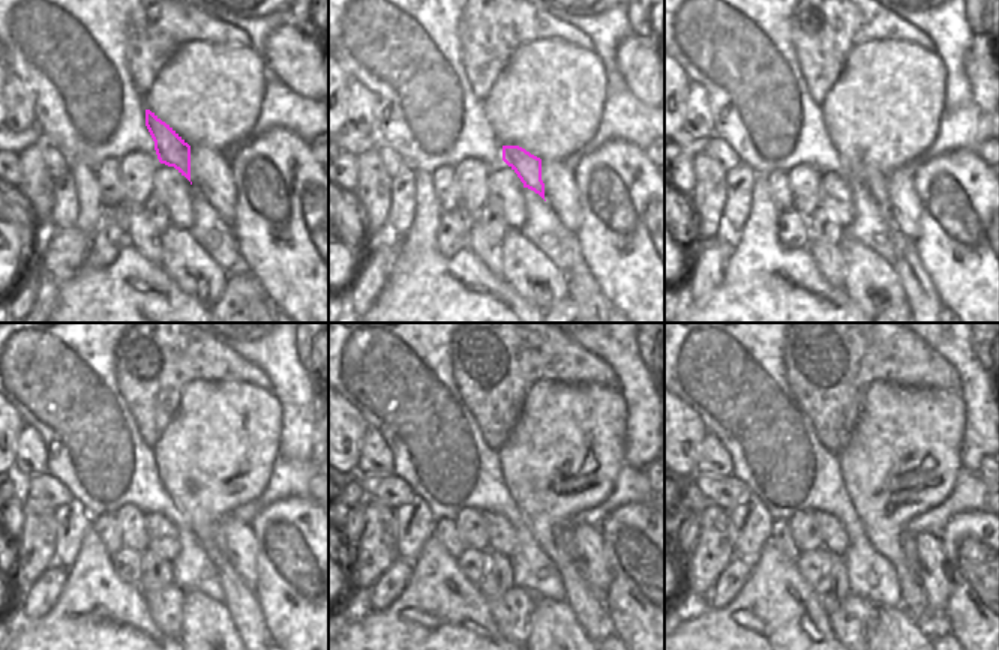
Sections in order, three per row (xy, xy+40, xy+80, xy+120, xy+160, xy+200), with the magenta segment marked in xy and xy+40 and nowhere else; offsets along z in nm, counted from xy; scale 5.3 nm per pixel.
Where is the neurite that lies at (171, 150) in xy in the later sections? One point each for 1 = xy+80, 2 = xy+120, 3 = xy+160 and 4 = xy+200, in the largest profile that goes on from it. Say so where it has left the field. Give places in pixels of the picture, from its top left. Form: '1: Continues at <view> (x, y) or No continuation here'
1: Continues at xy+80 (875, 180)
2: Continues at xy+120 (218, 541)
3: Continues at xy+160 (563, 533)
4: Continues at xy+200 (906, 542).

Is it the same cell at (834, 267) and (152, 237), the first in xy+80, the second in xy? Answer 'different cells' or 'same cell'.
same cell

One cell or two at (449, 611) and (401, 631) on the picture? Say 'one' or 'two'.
one

